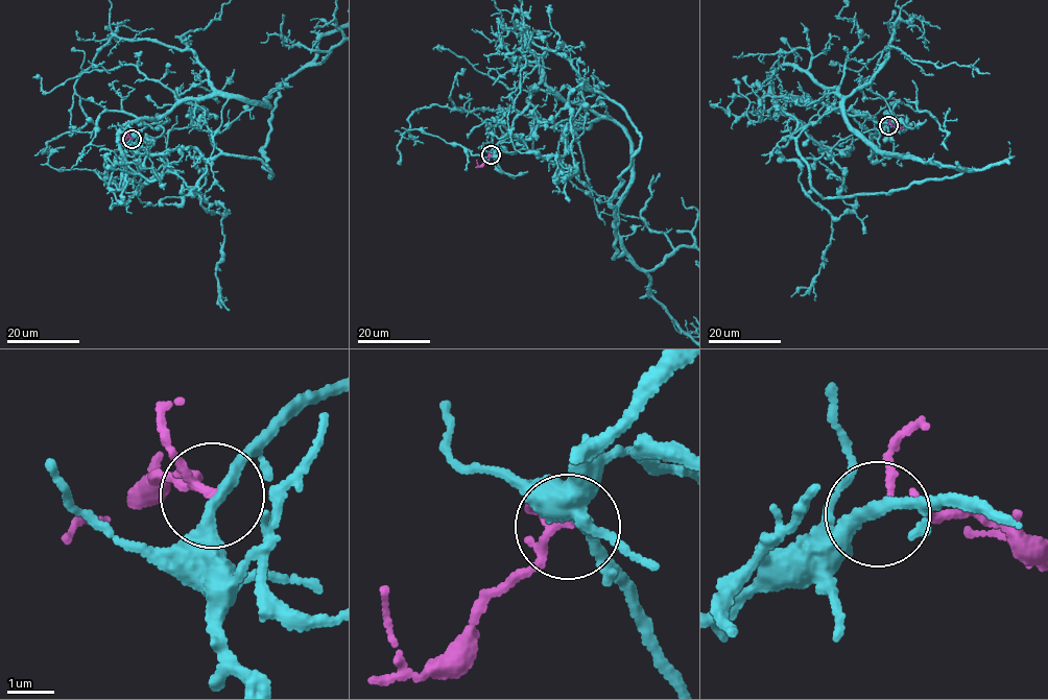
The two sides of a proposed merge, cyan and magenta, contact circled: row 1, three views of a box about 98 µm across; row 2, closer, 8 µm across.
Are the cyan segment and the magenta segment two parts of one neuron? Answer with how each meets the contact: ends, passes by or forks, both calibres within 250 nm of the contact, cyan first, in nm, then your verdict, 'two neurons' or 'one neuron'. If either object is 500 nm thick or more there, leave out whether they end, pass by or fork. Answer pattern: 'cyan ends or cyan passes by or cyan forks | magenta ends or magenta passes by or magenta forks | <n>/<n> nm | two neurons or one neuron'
cyan passes by | magenta passes by | 260/130 nm | two neurons

